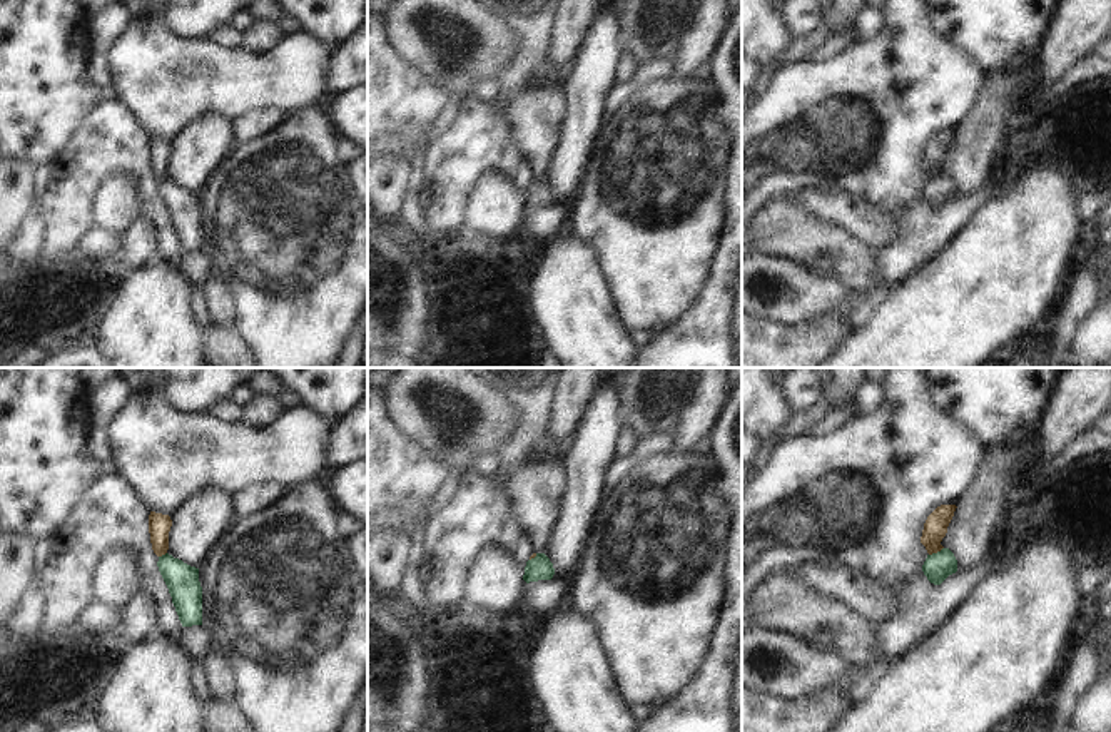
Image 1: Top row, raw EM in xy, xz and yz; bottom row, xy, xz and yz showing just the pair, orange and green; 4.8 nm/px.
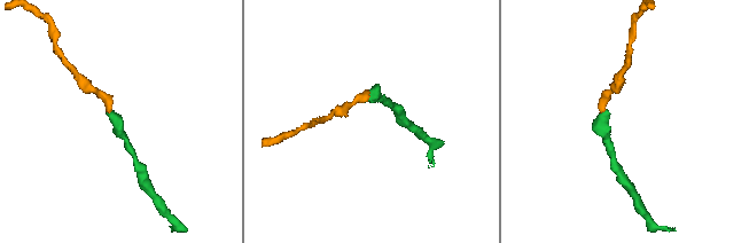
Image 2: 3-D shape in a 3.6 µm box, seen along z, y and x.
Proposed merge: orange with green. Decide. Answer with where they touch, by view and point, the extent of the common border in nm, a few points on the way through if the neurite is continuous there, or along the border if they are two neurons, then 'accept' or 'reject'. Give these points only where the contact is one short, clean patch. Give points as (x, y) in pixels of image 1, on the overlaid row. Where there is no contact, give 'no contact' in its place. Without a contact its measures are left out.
contact yz (936, 552); length 80 nm; way yz (936, 525), (936, 552), (938, 567); accept

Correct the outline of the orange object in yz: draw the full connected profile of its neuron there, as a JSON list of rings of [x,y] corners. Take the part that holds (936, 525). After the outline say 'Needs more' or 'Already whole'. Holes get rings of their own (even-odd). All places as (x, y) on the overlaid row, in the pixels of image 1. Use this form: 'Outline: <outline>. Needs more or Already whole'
Outline: [[[941,505],[924,523],[921,543],[926,546],[929,555],[922,565],[922,572],[934,585],[941,585],[949,575],[957,572],[954,553],[941,545],[956,508],[956,505]]]. Needs more.

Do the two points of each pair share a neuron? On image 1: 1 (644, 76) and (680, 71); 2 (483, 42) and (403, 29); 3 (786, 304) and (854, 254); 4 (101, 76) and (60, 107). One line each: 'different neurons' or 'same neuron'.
1: different neurons
2: same neuron
3: different neurons
4: different neurons

